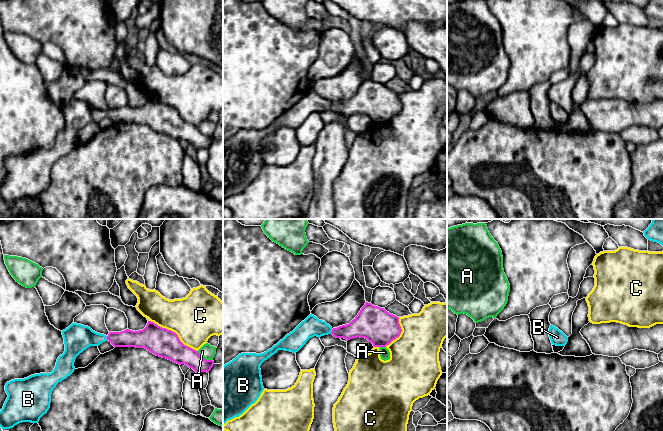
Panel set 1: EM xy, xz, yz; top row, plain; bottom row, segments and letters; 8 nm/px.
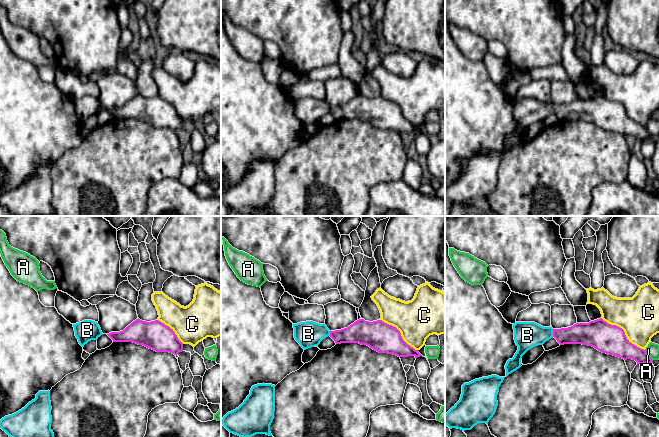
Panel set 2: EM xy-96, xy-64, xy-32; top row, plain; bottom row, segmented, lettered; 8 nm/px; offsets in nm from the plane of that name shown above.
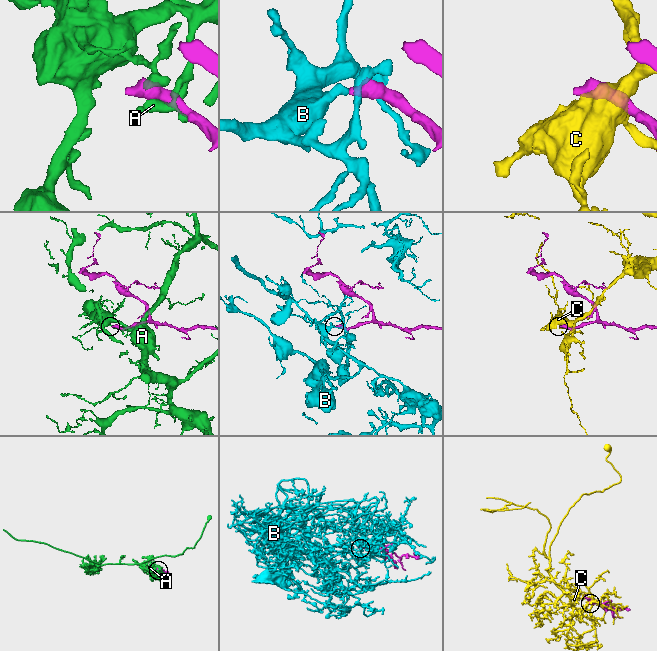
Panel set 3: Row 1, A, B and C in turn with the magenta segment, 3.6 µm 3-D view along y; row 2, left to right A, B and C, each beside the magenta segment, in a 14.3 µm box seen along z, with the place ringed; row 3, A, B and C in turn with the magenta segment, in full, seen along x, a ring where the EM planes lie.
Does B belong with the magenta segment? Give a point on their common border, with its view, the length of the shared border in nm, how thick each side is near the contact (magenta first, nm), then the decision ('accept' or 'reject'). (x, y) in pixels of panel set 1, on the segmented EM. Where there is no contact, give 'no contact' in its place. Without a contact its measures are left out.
meets magenta in xz at (331, 331); contact 40 nm long; 170 nm thick on the magenta side, 160 nm on the other; accept

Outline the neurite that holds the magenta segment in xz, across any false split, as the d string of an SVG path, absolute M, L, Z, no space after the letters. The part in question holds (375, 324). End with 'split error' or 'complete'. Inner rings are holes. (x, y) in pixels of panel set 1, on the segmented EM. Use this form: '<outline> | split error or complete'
M366 302L358 315L346 325L332 328L310 314L292 332L264 353L241 353L223 366L223 425L242 415L254 404L264 390L261 364L278 350L298 352L314 337L332 334L347 341L365 338L374 347L386 347L402 332L399 317L384 308Z | split error

